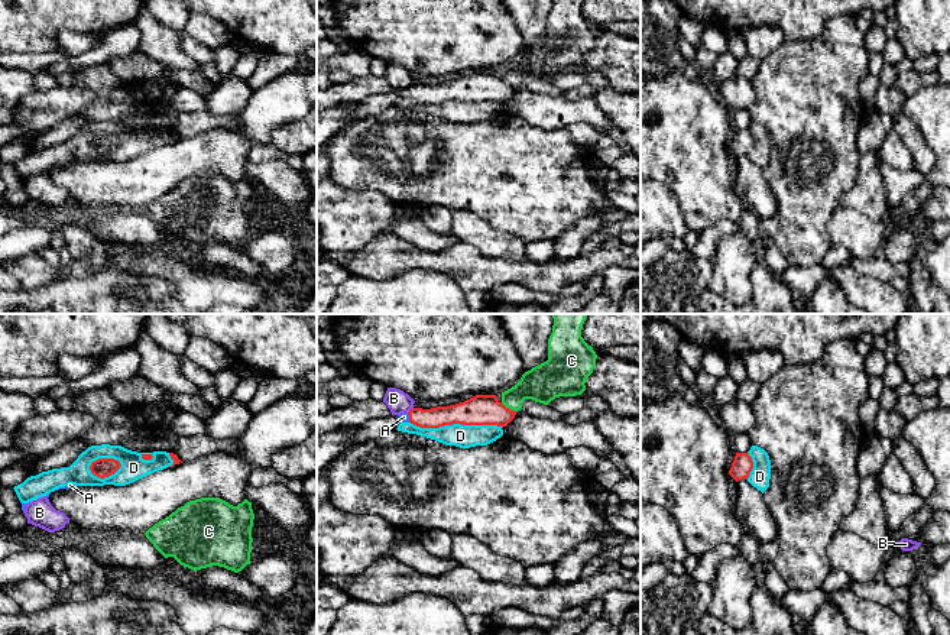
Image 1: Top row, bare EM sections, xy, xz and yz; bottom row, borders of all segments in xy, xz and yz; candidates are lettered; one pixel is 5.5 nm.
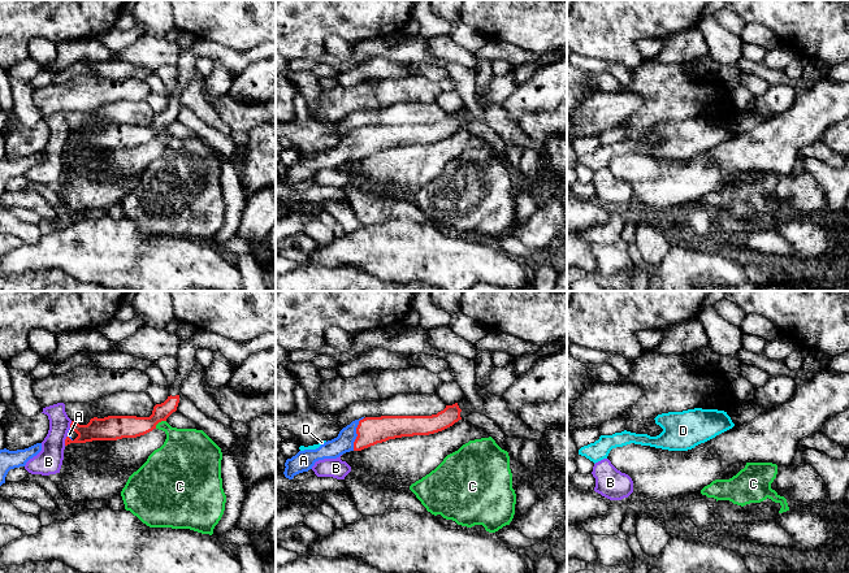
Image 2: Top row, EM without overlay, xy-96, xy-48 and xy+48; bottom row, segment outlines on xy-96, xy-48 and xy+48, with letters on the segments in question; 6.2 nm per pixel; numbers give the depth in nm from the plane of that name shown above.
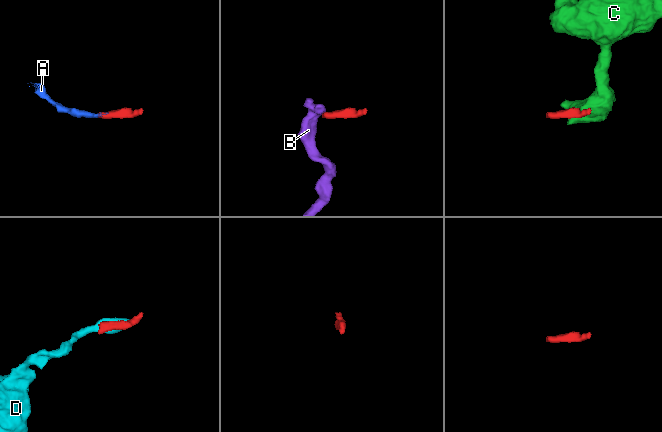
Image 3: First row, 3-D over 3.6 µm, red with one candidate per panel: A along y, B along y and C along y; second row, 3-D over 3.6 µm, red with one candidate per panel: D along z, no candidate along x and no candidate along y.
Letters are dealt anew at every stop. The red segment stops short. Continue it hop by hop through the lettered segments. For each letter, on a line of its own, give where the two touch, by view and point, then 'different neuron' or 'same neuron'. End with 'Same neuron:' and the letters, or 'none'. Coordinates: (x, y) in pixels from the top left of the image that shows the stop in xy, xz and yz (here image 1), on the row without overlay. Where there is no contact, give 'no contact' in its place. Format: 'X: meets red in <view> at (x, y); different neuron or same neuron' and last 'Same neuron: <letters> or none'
A: meets red in xz at (409, 93); same neuron
B: meets red in xz at (411, 86); different neuron
C: meets red in xz at (508, 84); different neuron
D: meets red in xz at (456, 99); different neuron
Same neuron: A

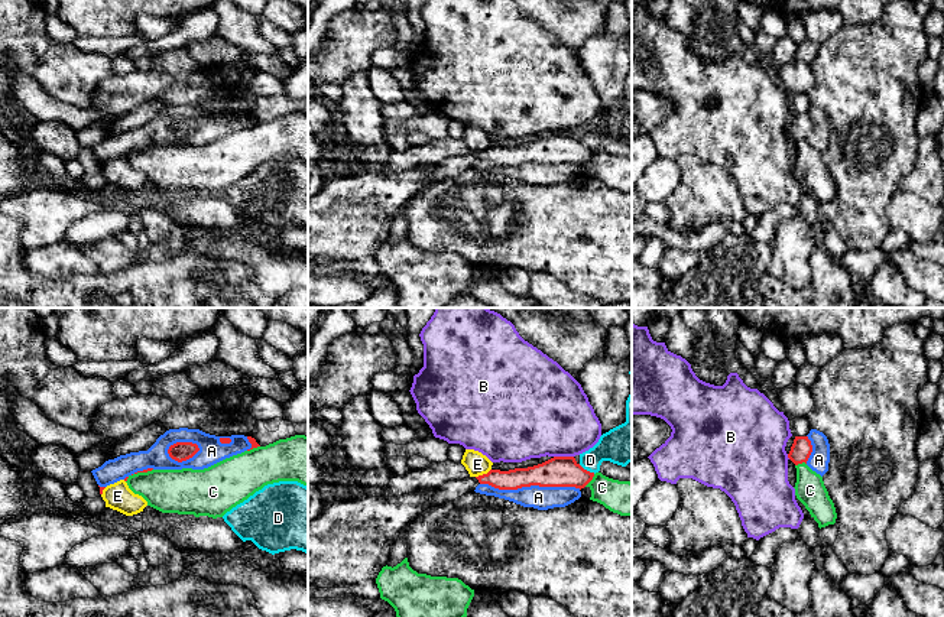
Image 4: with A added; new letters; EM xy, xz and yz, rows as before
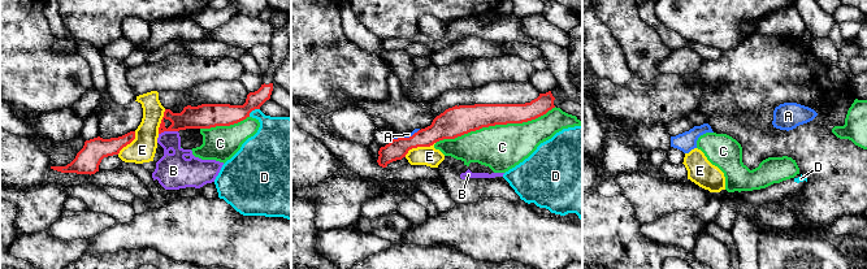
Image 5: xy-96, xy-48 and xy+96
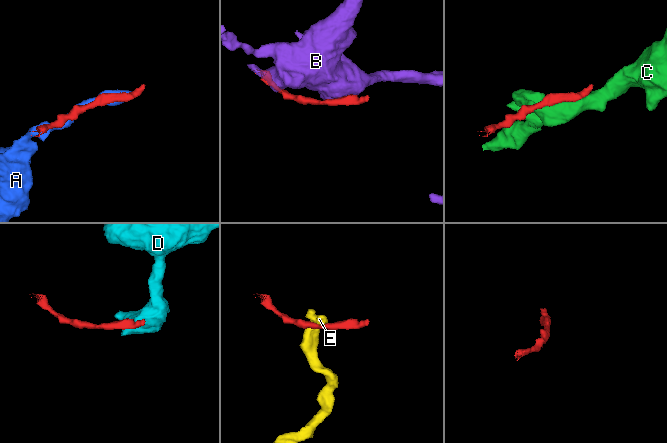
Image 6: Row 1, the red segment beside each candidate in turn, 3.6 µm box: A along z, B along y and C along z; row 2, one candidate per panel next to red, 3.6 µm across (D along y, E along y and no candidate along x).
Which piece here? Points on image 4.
A: meets red in xz at (531, 161); different neuron
B: meets red in xz at (564, 133); different neuron
C: meets red in xz at (590, 156); different neuron
D: meets red in xz at (586, 146); different neuron
E: meets red in xz at (483, 150); different neuron
Same neuron: none

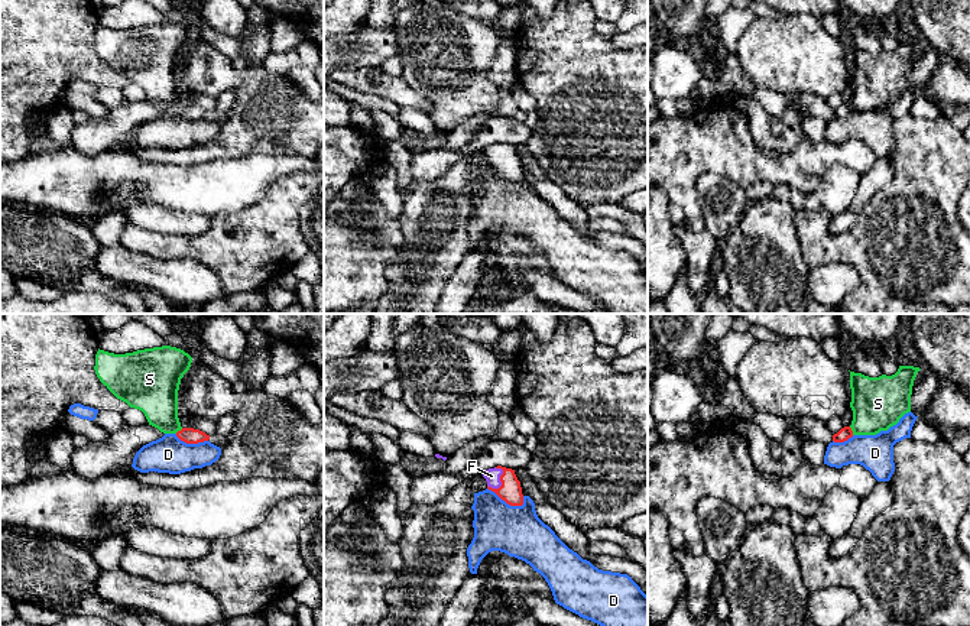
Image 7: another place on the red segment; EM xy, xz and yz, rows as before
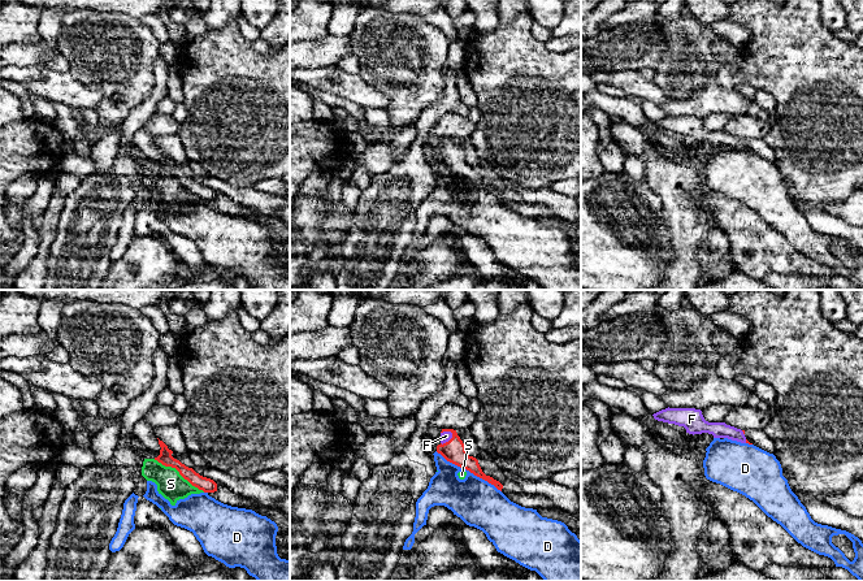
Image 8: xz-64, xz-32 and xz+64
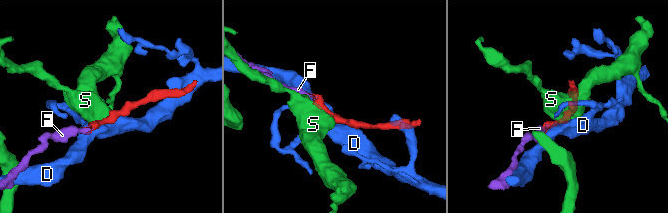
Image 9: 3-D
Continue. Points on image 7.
D: meets red in xz at (506, 178); different neuron
F: meets red in xz at (500, 155); same neuron
S: meets red in yz at (852, 107); different neuron
Same neuron: F

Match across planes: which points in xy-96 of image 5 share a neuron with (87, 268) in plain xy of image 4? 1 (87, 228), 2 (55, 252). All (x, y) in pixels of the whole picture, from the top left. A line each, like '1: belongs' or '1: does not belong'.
1: does not belong
2: belongs

